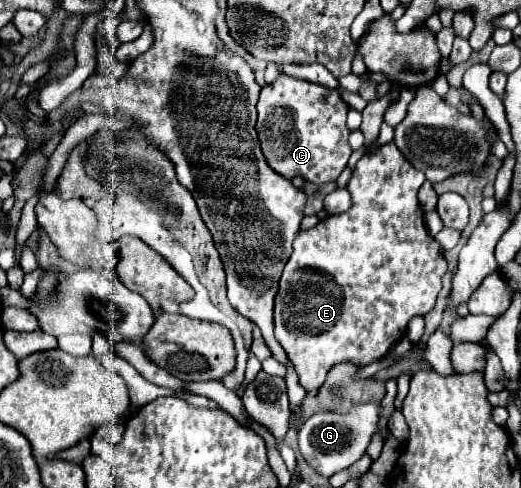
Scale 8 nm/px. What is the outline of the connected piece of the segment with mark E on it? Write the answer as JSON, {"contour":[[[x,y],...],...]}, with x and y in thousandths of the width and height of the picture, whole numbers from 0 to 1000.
{"contour":[[[758,291],[724,299],[716,311],[693,320],[666,377],[666,389],[678,393],[678,422],[570,480],[562,520],[536,574],[524,643],[528,693],[551,721],[574,770],[574,787],[589,803],[608,799],[624,783],[628,758],[639,746],[678,738],[701,750],[739,730],[750,709],[777,689],[781,660],[800,643],[820,643],[835,627],[858,541],[846,525],[846,504],[823,484],[812,455],[800,410],[812,373],[816,357],[777,328]]]}

